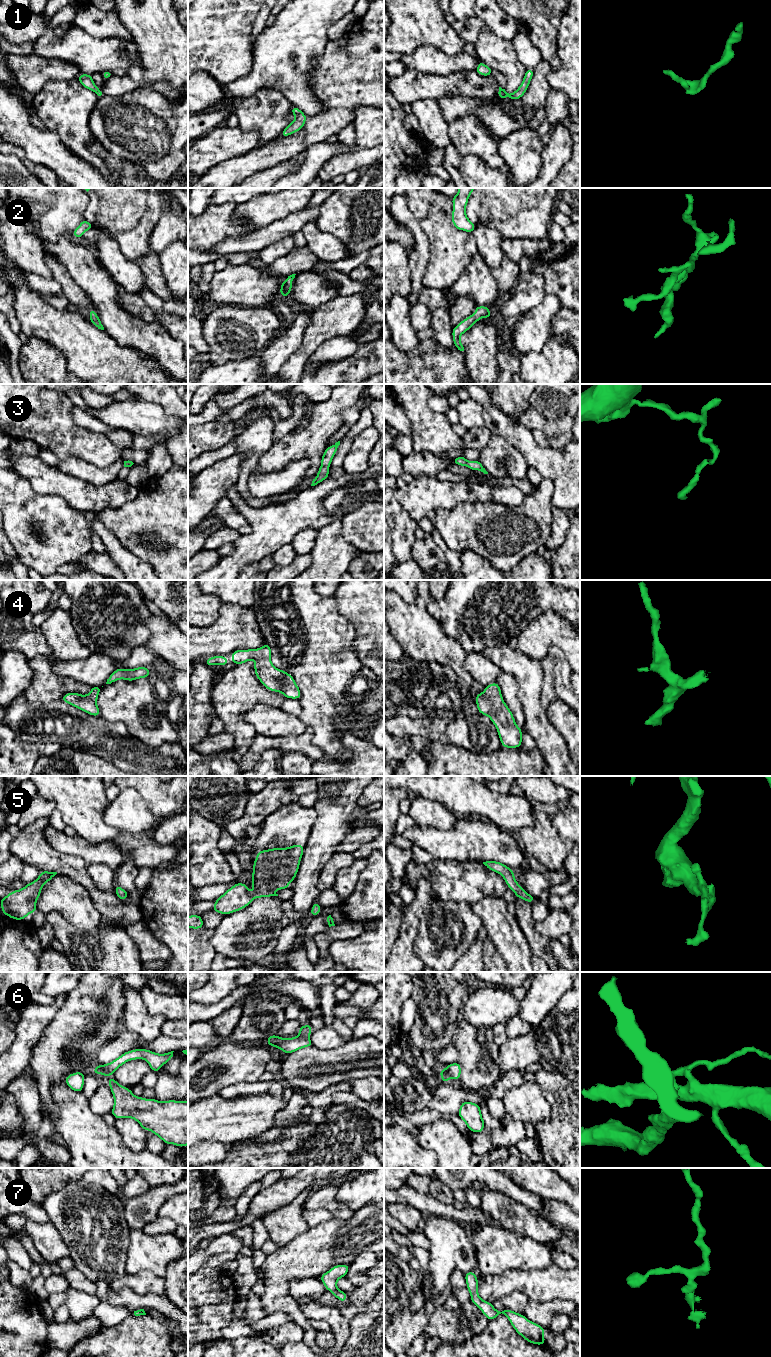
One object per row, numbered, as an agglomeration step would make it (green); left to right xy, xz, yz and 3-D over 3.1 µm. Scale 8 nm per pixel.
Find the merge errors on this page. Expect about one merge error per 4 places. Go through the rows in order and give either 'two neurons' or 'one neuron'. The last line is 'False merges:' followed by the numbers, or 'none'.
1: one neuron
2: one neuron
3: one neuron
4: one neuron
5: one neuron
6: two neurons
7: one neuron
False merges: 6

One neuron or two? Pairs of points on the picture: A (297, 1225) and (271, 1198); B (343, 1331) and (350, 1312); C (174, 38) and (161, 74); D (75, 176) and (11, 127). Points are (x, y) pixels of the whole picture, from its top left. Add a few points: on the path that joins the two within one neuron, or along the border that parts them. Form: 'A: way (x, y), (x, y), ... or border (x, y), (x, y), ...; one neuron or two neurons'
A: border (300, 1194), (261, 1218); two neurons
B: border (327, 1305), (334, 1306), (348, 1320); two neurons
C: way (174, 47), (169, 65); one neuron
D: way (59, 160), (45, 147), (41, 147), (27, 136); one neuron

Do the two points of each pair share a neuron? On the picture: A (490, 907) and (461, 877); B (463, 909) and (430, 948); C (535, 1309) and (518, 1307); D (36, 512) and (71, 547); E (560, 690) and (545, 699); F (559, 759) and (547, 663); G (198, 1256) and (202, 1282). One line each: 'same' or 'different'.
A: different
B: same
C: different
D: same
E: different
F: different
G: different

